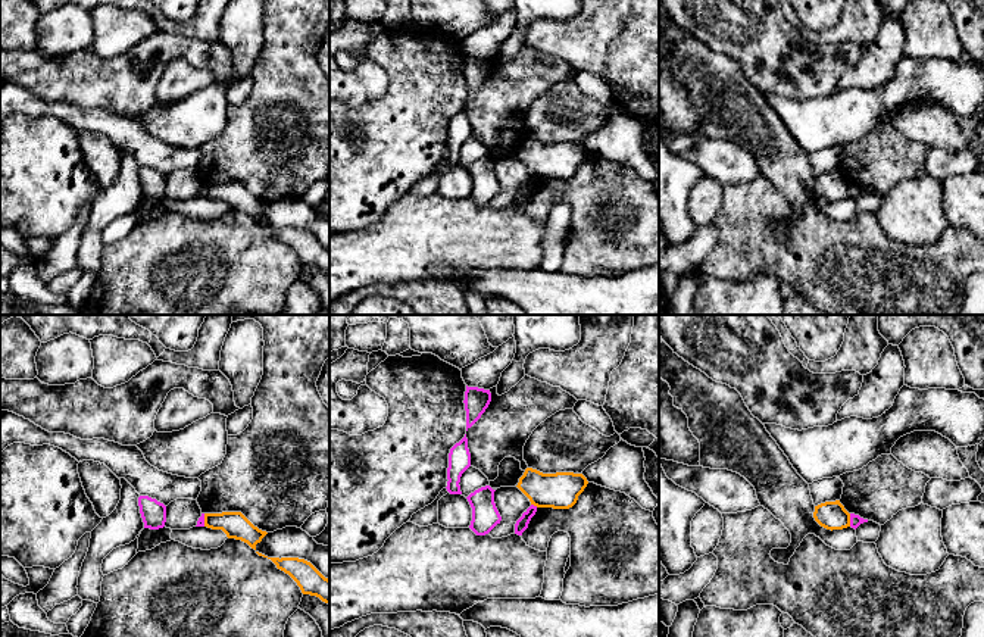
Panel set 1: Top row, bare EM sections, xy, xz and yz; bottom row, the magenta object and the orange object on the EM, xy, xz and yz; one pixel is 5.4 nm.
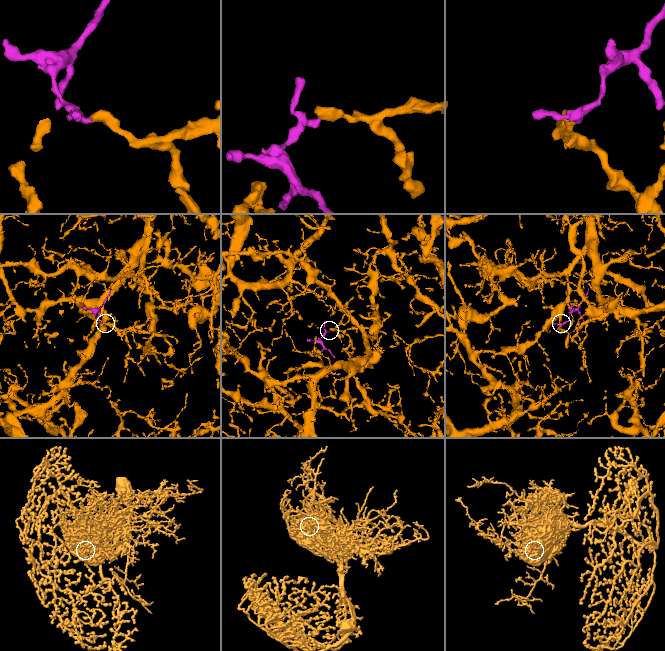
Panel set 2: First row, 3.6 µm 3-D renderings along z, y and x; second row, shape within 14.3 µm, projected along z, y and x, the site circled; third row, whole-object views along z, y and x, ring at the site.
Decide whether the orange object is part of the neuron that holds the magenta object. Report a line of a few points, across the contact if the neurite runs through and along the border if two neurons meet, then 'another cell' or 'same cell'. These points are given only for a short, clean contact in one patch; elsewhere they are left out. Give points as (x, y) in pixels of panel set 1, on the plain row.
line yz (849, 184), (850, 196); another cell

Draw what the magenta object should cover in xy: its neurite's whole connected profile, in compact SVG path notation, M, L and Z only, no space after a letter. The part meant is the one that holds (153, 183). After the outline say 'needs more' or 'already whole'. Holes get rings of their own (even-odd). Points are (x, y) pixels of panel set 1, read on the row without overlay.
M149 166L138 168L140 184L144 193L144 199L159 200L166 193L166 177Z | already whole

